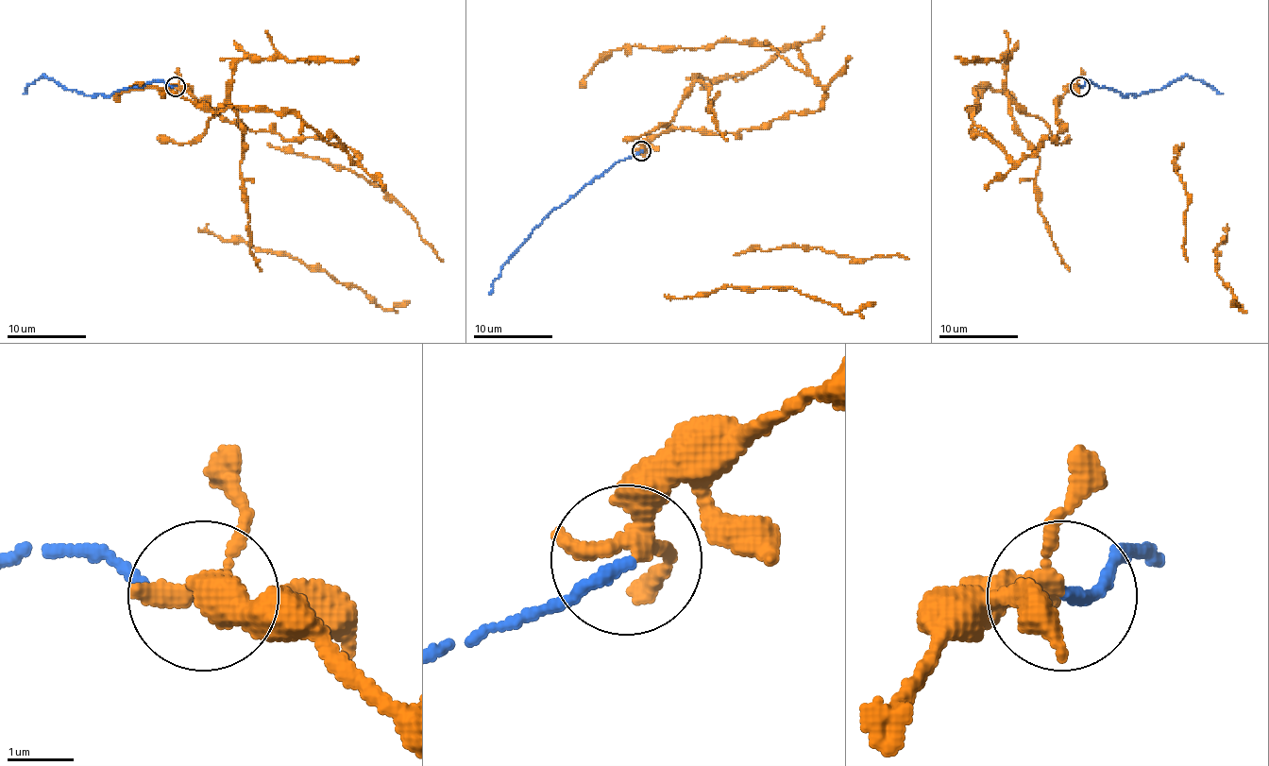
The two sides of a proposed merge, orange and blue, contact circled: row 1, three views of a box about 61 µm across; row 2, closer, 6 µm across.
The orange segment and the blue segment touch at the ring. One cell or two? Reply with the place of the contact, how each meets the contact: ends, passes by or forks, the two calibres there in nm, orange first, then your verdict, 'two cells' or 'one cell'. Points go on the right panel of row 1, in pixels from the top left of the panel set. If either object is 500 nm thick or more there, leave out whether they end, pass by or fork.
at (1079, 86); orange forks there; blue ends there; 200 nm thick on the orange side, 180 nm on the other; two cells

